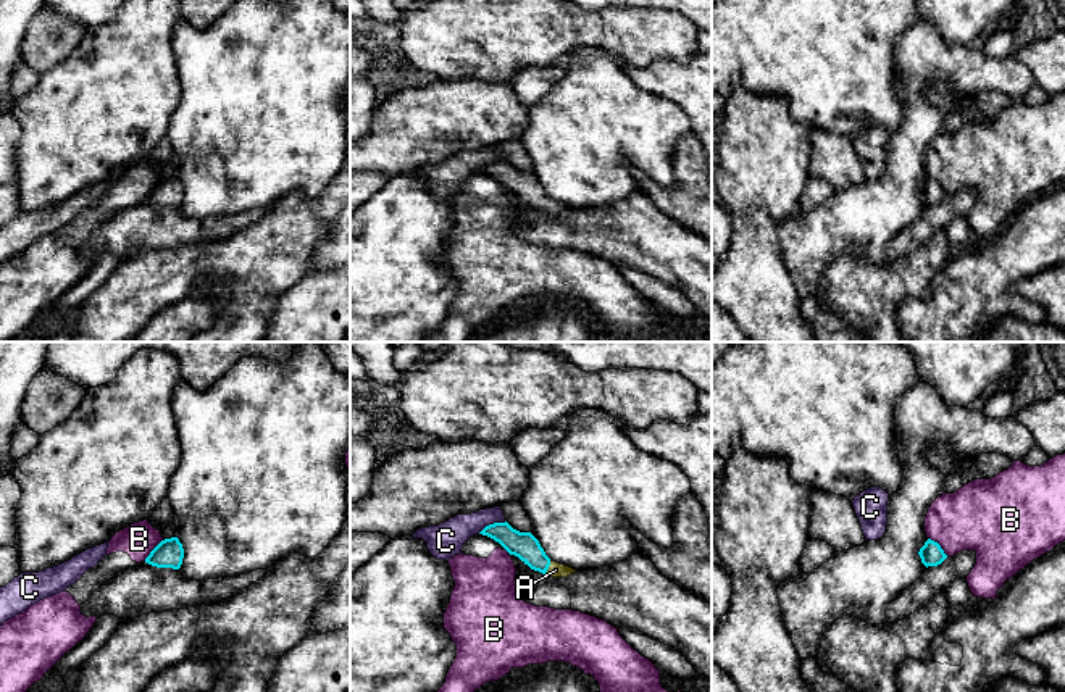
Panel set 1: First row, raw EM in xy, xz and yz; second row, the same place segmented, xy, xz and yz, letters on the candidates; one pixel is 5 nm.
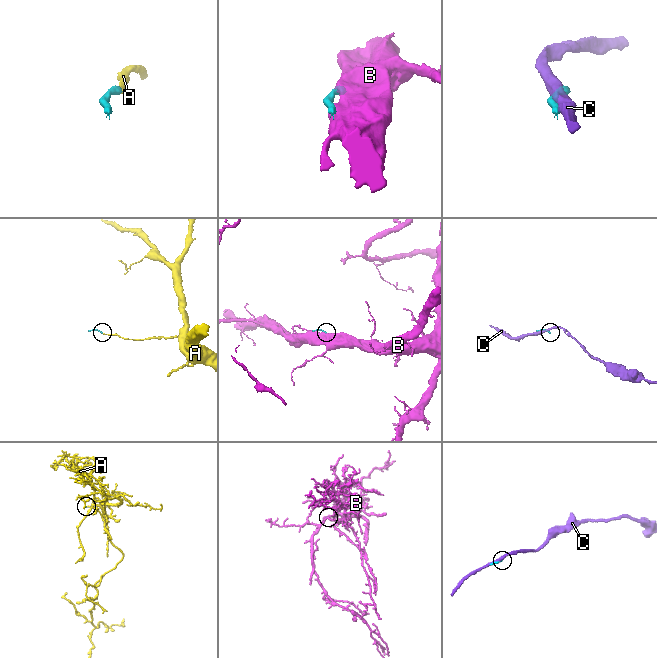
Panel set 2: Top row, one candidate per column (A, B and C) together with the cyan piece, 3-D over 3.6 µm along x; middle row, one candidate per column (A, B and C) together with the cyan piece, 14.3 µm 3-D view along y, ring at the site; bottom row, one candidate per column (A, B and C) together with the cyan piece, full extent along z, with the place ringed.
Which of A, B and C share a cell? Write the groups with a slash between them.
A / B / C

